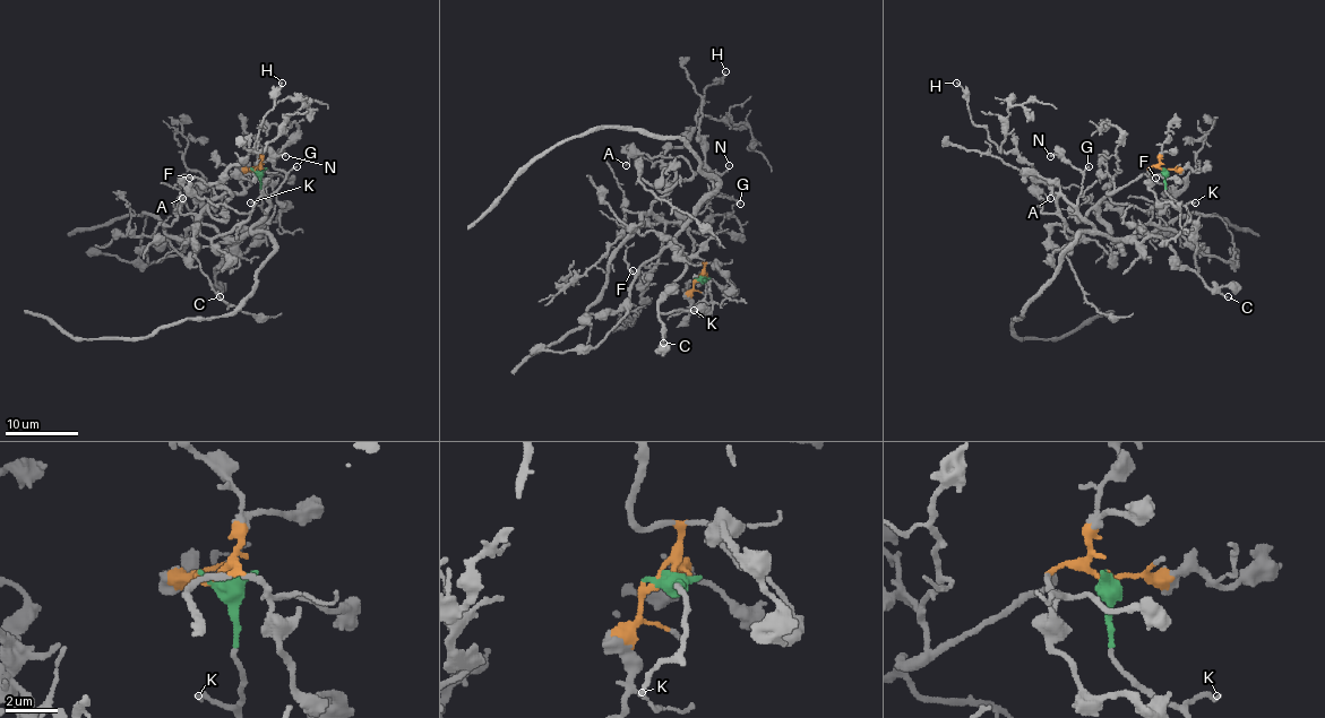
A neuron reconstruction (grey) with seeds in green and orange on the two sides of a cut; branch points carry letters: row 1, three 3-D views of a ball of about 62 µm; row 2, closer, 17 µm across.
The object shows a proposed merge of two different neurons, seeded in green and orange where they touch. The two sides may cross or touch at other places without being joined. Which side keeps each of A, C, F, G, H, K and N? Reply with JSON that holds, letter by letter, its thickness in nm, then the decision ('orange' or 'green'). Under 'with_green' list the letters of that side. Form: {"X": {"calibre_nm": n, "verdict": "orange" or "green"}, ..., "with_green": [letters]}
{"A": {"calibre_nm": 110, "verdict": "orange"}, "C": {"calibre_nm": 150, "verdict": "green"}, "F": {"calibre_nm": 130, "verdict": "orange"}, "G": {"calibre_nm": 170, "verdict": "green"}, "H": {"calibre_nm": 150, "verdict": "orange"}, "K": {"calibre_nm": 170, "verdict": "green"}, "N": {"calibre_nm": 140, "verdict": "green"}, "with_green": ["C", "G", "K", "N"]}

